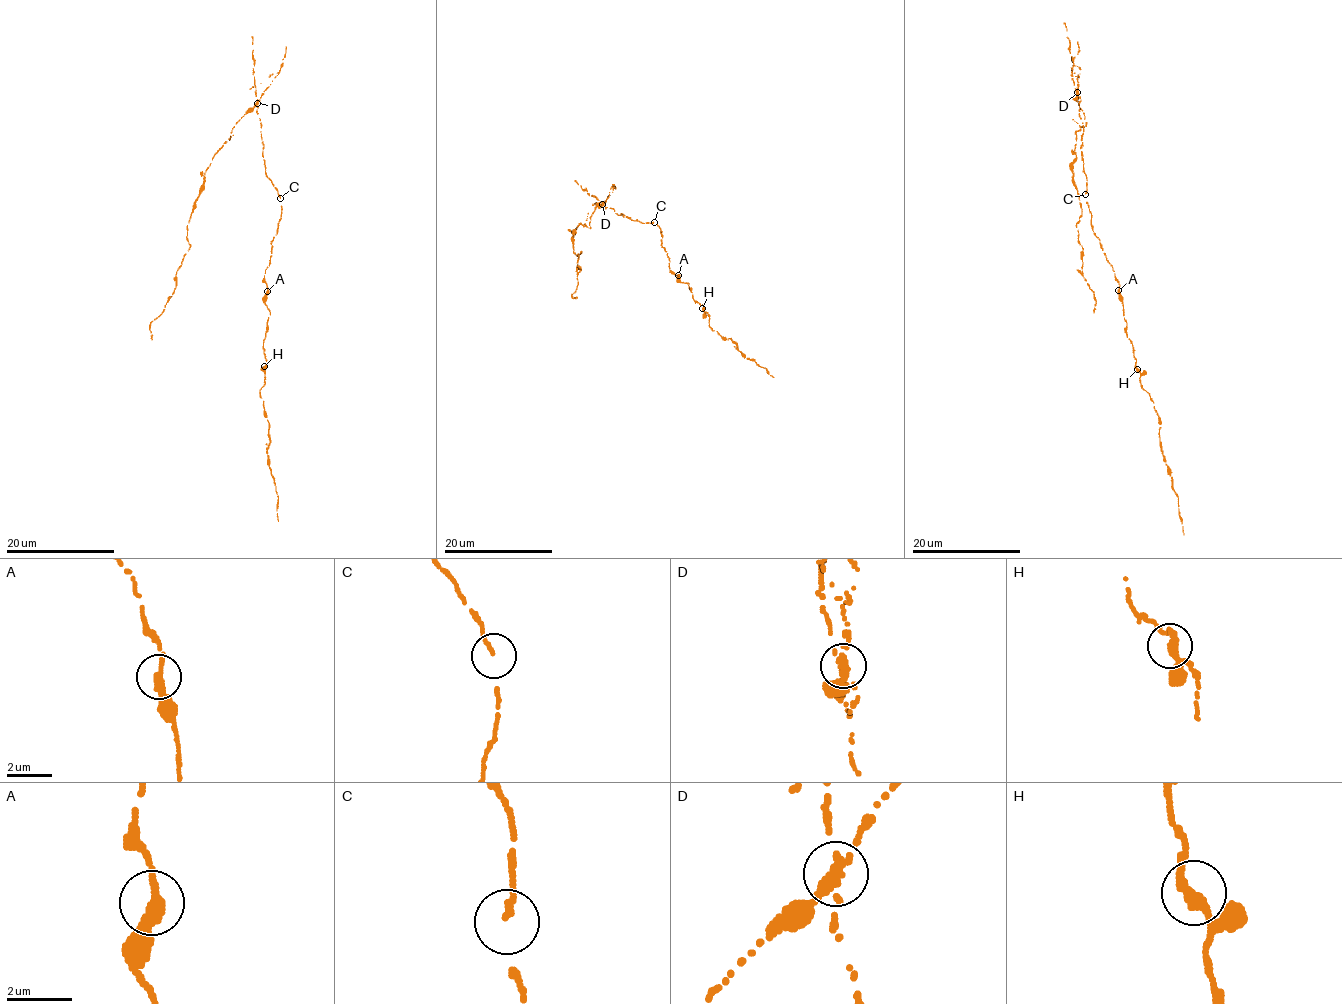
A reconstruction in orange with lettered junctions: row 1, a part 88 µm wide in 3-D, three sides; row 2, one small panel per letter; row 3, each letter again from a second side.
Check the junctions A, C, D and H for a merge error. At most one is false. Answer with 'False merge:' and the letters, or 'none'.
False merge: D

